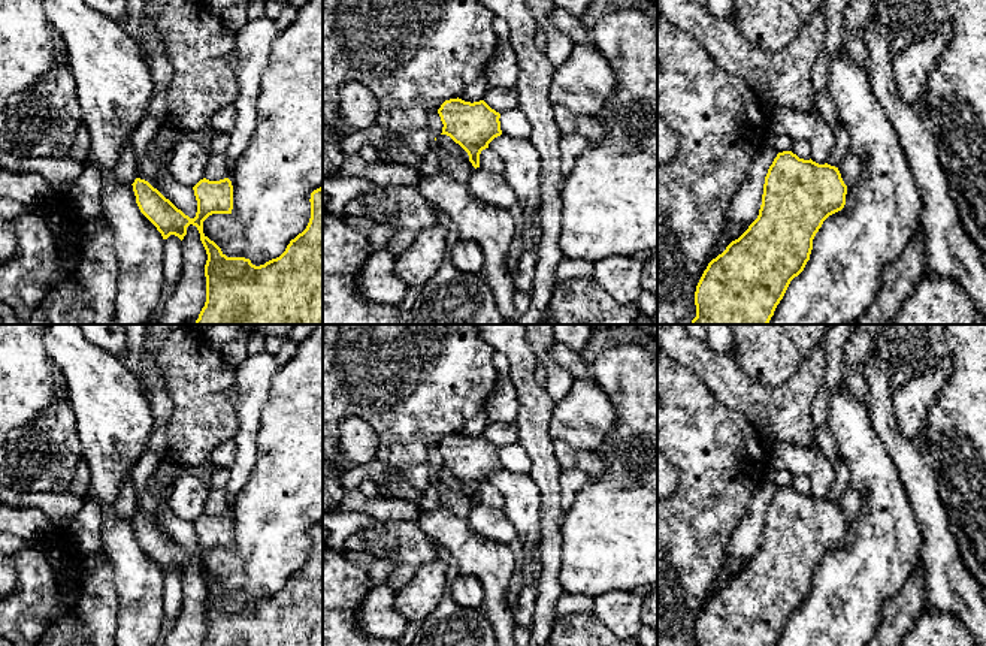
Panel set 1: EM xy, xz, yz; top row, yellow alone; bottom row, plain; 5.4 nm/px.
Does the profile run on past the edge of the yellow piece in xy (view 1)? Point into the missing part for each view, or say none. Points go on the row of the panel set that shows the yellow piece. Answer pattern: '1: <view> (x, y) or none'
1: none

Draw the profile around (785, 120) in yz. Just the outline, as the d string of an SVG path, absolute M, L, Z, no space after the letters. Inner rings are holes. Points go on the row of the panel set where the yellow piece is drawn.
M778 106L771 114L769 129L793 141L807 141L811 148L811 160L819 164L828 163L837 144L834 129L816 111L801 112L792 106Z

